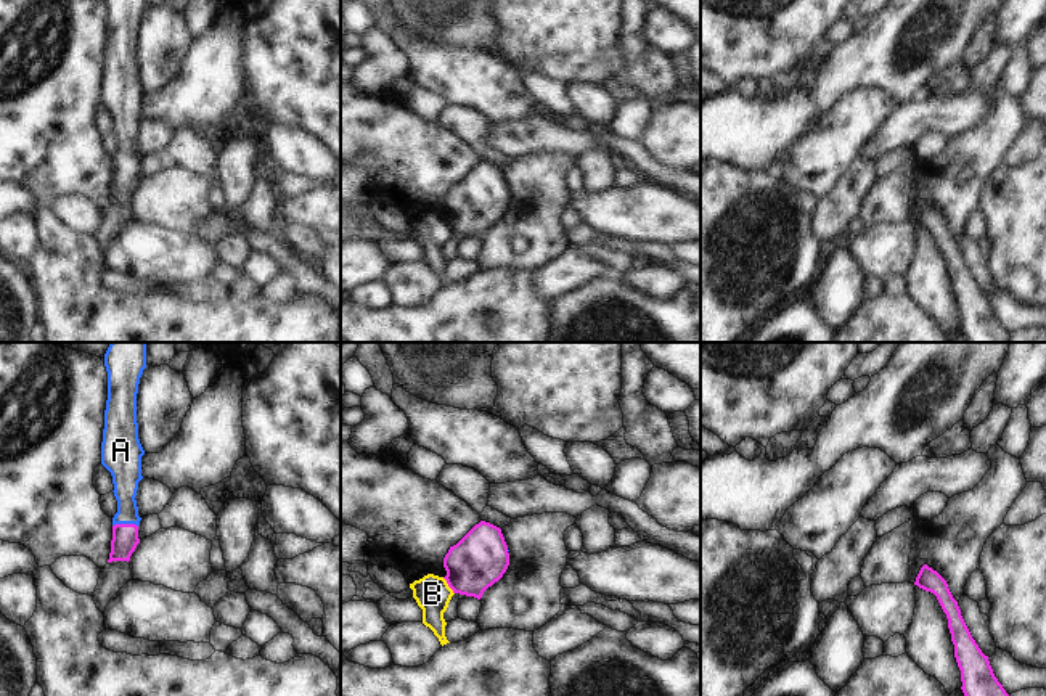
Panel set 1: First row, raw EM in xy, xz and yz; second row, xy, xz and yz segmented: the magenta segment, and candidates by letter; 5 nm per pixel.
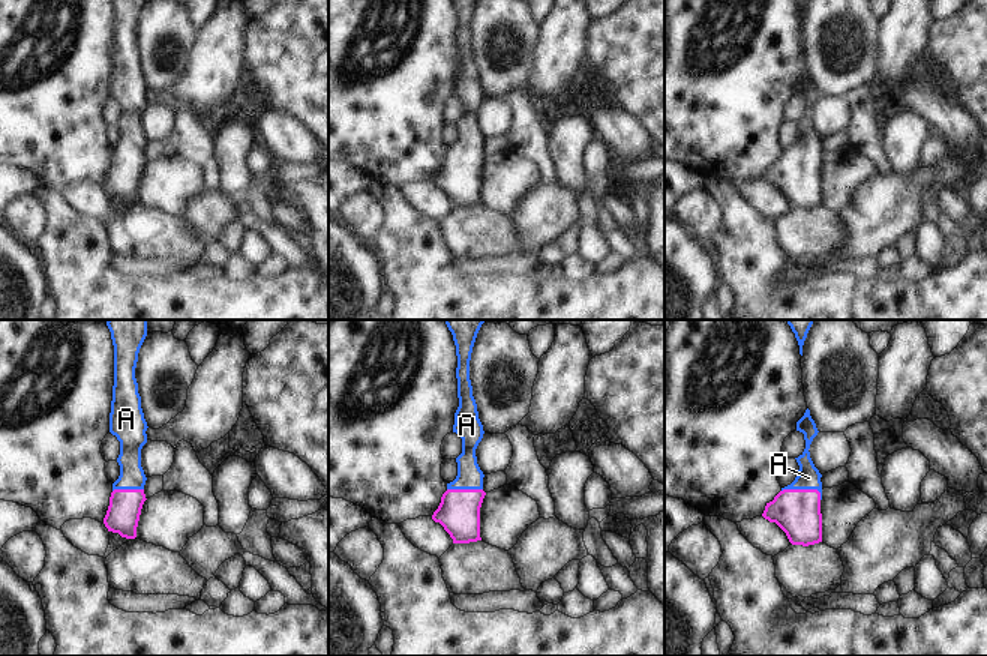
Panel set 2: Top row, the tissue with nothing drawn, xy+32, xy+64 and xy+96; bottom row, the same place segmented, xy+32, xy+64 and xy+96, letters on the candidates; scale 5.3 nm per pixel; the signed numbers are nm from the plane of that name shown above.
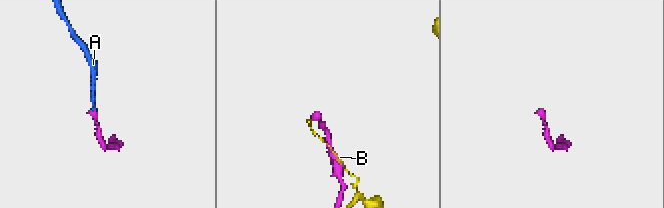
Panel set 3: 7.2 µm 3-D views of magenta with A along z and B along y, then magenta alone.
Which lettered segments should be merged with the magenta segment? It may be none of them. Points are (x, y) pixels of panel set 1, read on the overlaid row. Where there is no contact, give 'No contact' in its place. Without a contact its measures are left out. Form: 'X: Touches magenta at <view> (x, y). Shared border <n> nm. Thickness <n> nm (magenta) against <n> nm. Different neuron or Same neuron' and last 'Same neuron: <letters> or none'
A: Touches magenta at xy (124, 524). Shared border 130 nm. Thickness 130 nm (magenta) against 140 nm. Same neuron
B: Touches magenta at xz (449, 585). Shared border 110 nm. Thickness 280 nm (magenta) against 180 nm. Different neuron
Same neuron: A.

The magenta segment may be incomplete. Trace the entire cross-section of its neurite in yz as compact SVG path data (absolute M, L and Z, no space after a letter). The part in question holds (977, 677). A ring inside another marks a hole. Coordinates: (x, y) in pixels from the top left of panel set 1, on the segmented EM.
M924 564L914 585L937 596L948 619L954 657L961 670L964 696L1009 696L993 673L988 656L982 653L972 638L946 580L932 567Z

